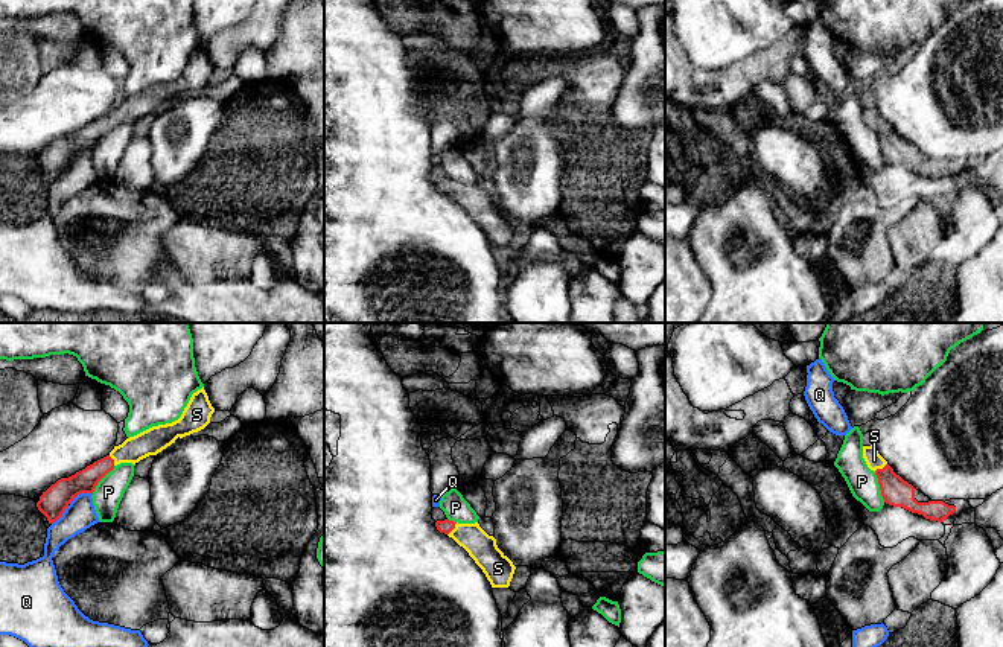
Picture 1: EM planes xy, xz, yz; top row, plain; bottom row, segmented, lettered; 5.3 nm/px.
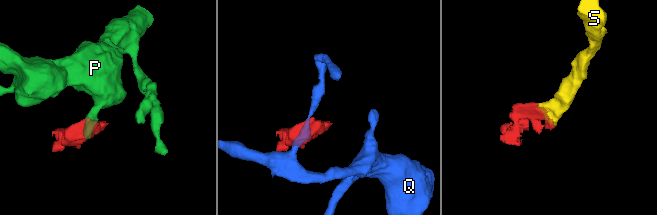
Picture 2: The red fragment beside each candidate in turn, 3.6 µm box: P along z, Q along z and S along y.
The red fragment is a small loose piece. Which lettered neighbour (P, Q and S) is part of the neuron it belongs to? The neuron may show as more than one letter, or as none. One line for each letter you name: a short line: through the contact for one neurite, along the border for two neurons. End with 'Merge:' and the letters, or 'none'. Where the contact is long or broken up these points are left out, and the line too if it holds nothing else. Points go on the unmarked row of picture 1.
S: line xz (446, 184), (454, 186), (483, 207)
Merge: S

